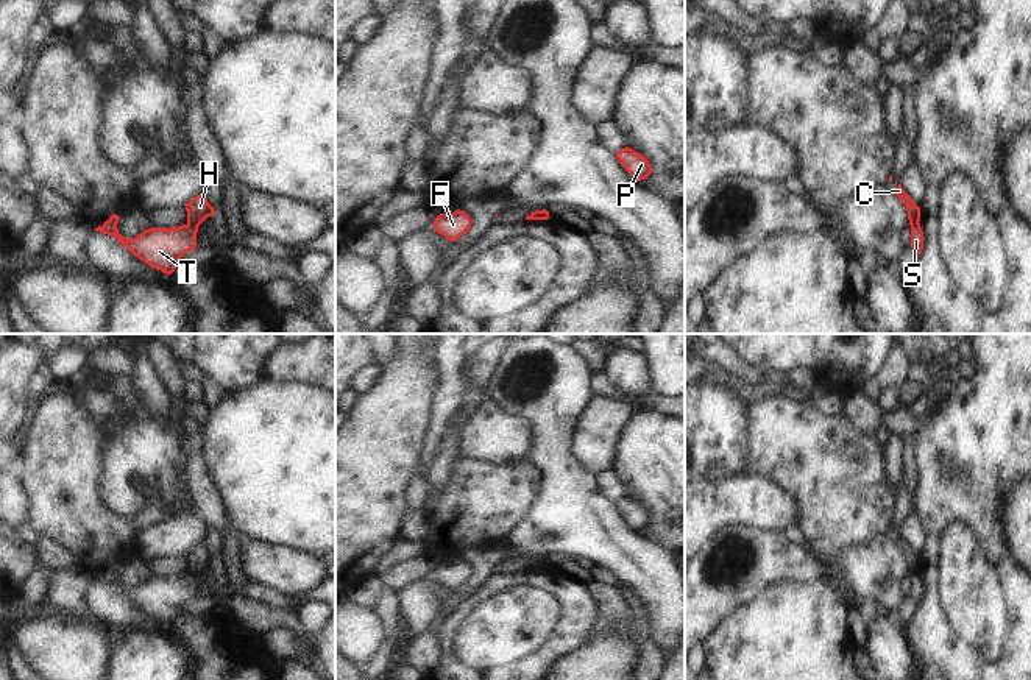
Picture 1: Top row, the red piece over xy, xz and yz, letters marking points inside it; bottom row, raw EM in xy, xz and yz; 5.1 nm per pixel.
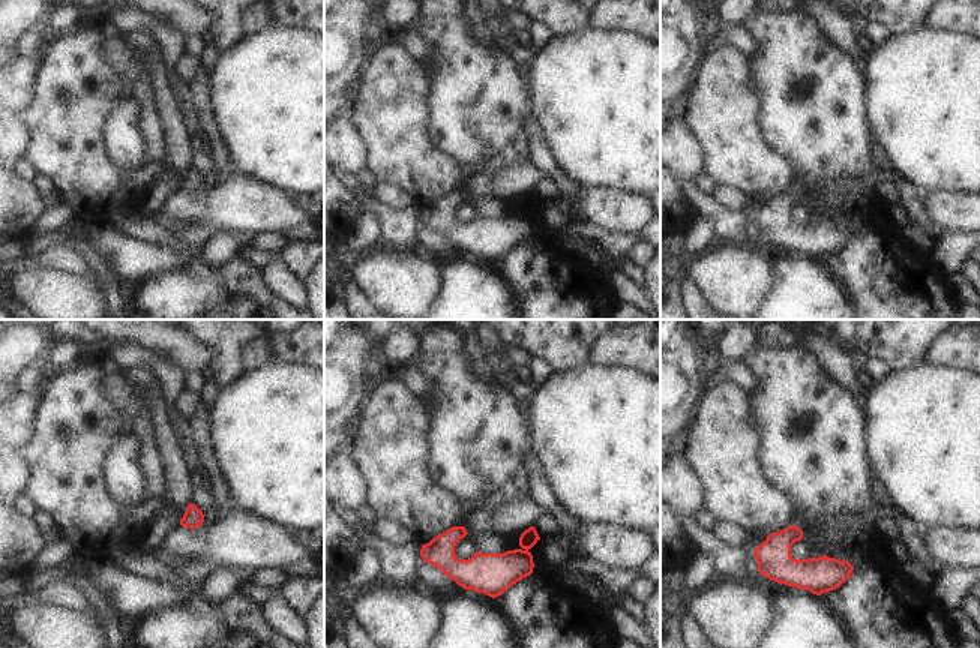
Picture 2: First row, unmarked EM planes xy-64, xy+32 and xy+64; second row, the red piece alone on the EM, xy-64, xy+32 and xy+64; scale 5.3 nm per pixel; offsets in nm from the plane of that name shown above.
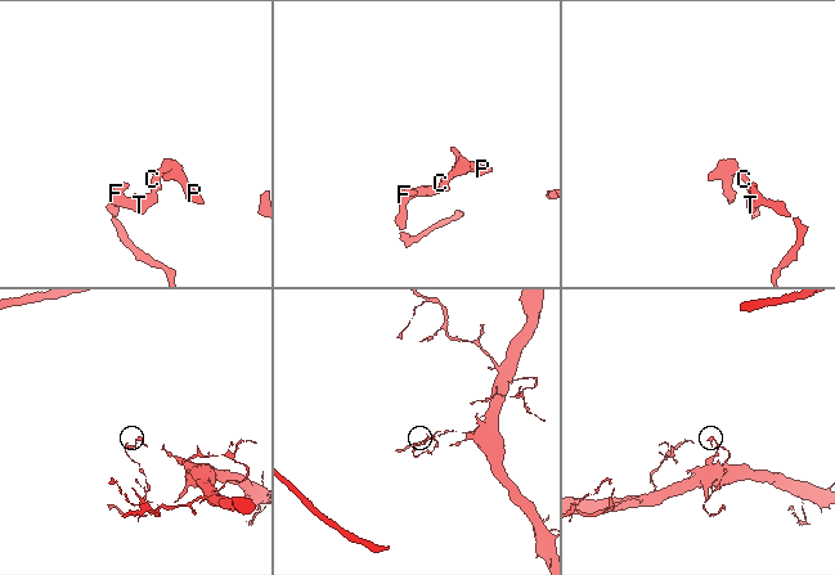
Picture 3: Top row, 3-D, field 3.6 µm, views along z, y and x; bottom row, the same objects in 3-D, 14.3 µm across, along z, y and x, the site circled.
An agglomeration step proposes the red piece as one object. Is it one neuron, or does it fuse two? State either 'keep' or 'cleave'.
cleave

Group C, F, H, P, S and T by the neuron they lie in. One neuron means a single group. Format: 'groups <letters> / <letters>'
groups C H P / F S T

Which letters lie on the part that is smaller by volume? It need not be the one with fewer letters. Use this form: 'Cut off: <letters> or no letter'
Cut off: C, H, P

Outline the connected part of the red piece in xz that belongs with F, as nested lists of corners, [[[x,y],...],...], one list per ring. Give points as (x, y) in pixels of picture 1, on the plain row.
[[[459,558],[452,563],[440,563],[432,574],[446,590],[455,591],[469,579],[471,568],[465,560]]]

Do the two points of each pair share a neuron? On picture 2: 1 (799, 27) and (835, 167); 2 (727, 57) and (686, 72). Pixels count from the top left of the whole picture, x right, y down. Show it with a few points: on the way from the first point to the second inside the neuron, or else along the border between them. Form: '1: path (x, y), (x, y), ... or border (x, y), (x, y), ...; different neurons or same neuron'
1: path (800, 62), (815, 77), (815, 114), (826, 132); same neuron
2: border (706, 56), (694, 89), (683, 99); different neurons

